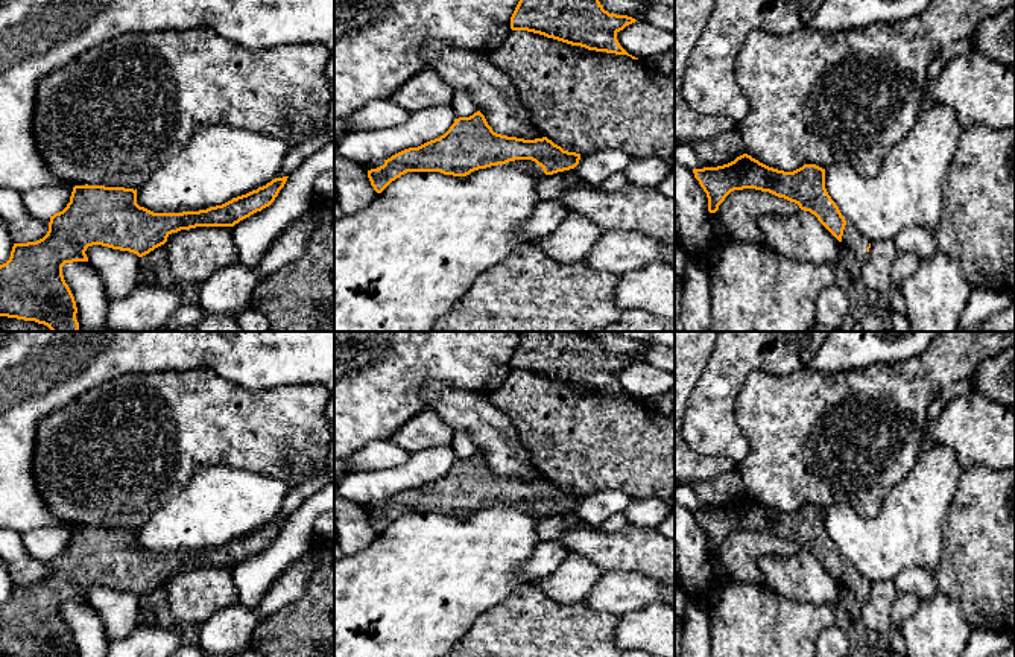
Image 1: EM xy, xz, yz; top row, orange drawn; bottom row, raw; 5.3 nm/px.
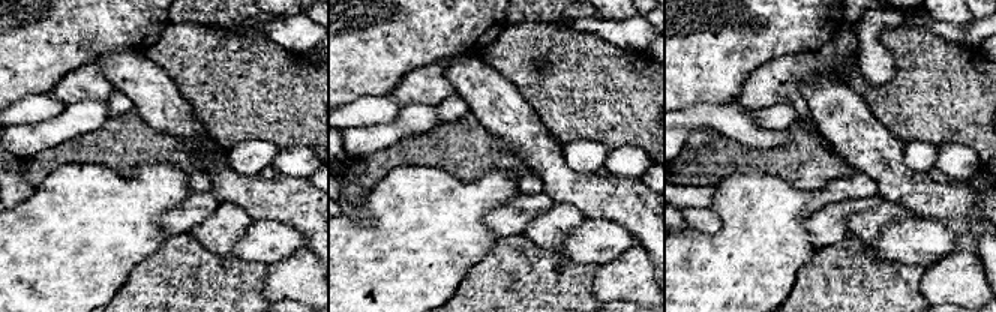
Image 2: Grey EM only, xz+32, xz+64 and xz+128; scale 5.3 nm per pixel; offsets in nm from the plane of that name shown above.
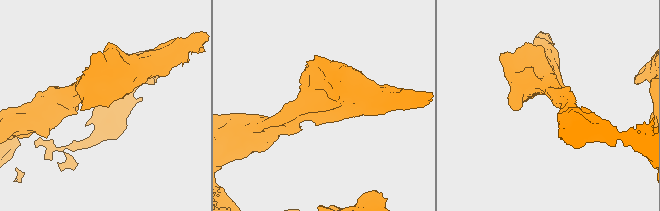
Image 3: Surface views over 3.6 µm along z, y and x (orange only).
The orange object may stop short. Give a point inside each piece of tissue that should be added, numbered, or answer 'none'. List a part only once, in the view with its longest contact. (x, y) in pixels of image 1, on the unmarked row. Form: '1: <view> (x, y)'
1: xz (529, 507)

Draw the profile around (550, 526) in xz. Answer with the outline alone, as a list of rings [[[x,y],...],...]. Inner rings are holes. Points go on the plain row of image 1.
[[[574,509],[558,513],[553,516],[542,516],[538,523],[538,534],[541,541],[559,540],[559,537],[571,526],[583,525]]]

